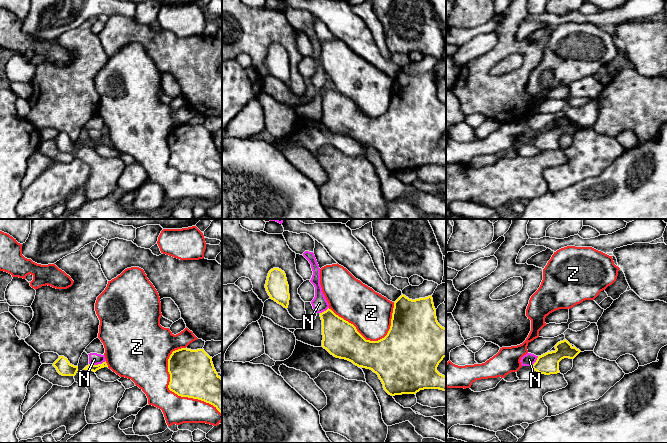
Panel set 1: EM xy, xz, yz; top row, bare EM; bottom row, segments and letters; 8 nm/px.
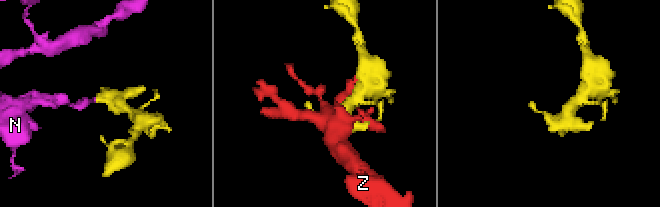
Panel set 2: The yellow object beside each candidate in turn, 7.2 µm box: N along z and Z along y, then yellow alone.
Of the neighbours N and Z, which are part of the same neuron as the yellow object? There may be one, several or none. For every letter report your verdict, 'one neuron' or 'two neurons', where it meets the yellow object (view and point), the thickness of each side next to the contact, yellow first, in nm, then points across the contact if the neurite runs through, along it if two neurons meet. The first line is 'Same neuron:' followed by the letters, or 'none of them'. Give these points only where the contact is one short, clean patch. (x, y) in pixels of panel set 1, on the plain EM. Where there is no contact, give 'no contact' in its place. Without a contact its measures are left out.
Same neuron: none of them
N: two neurons | xy (98, 140) | 60/100 nm | along xy (105, 136), (101, 139), (89, 140)
Z: two neurons | xy (176, 169) | 360/280 nm

